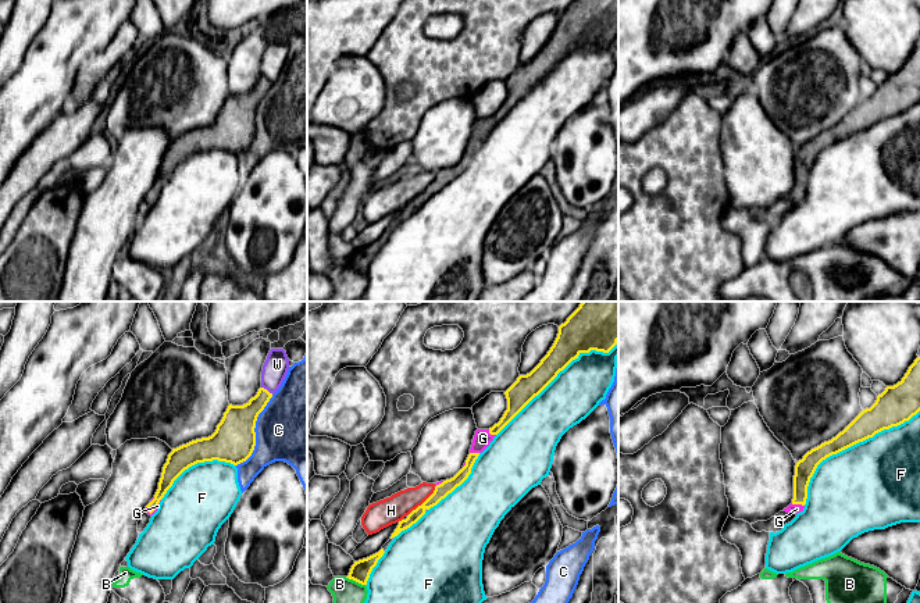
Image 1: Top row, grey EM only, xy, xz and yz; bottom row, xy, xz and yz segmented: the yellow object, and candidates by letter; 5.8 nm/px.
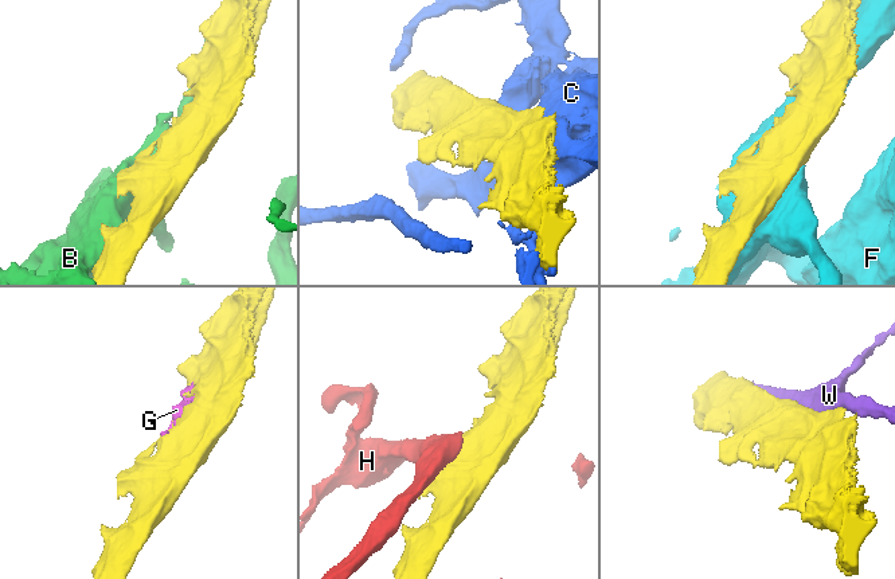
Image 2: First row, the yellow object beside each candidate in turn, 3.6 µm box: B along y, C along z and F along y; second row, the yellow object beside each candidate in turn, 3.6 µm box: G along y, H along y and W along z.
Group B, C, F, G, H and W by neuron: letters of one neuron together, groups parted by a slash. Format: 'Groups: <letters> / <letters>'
Groups: B / C / F / G / H / W

